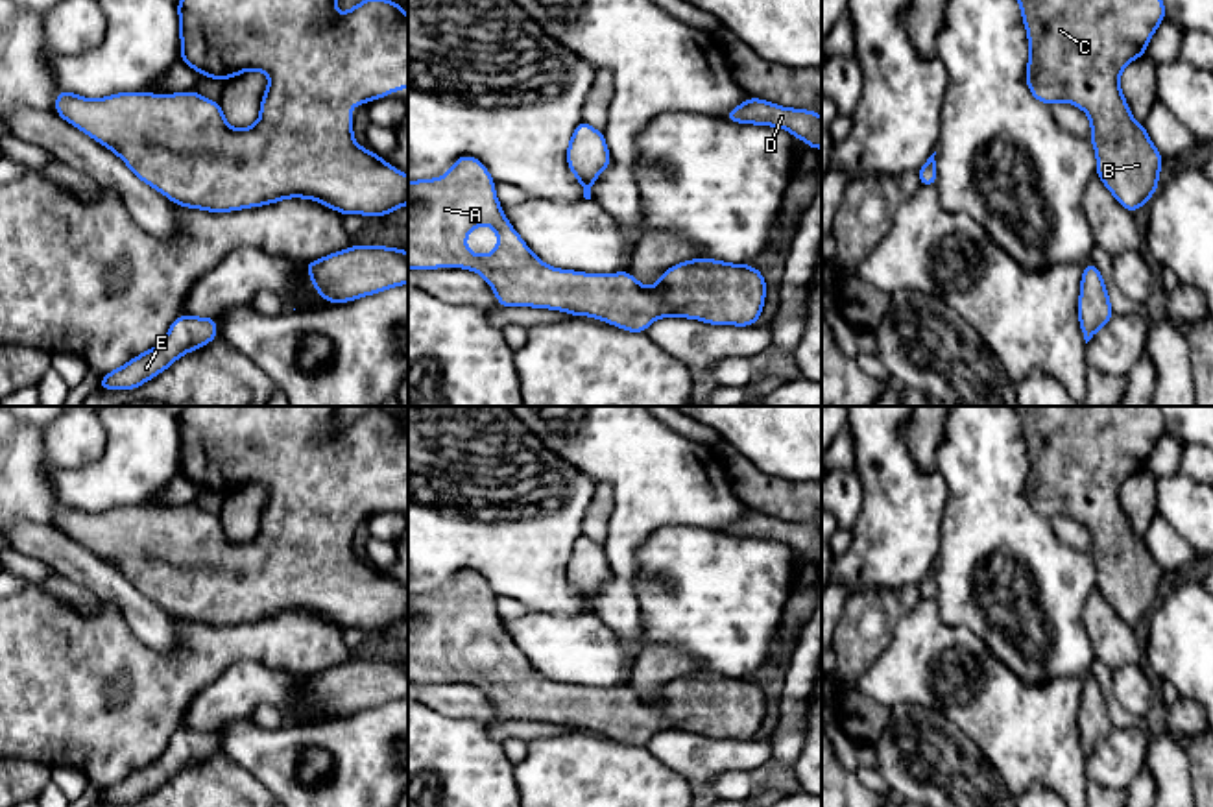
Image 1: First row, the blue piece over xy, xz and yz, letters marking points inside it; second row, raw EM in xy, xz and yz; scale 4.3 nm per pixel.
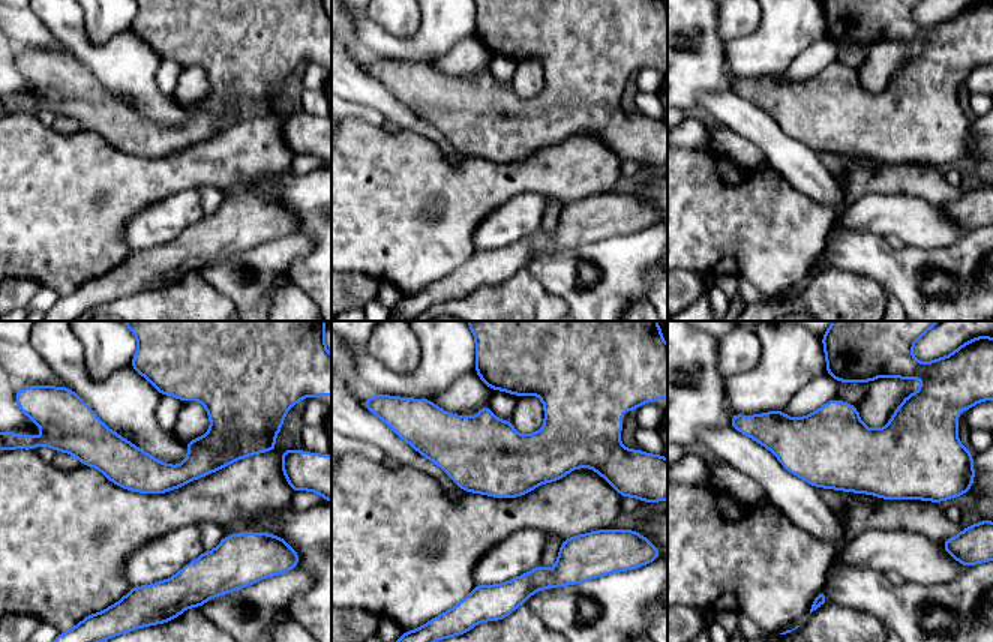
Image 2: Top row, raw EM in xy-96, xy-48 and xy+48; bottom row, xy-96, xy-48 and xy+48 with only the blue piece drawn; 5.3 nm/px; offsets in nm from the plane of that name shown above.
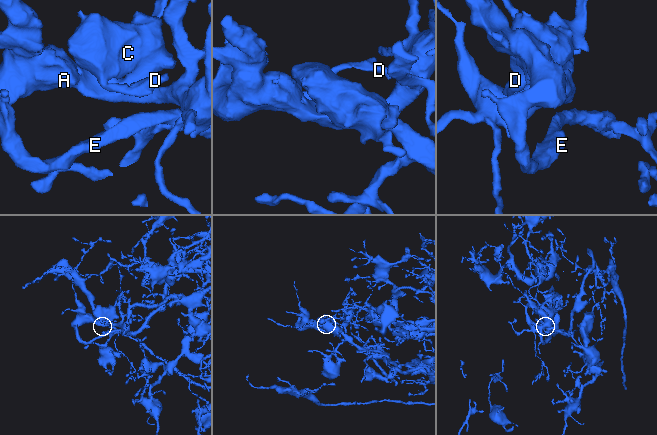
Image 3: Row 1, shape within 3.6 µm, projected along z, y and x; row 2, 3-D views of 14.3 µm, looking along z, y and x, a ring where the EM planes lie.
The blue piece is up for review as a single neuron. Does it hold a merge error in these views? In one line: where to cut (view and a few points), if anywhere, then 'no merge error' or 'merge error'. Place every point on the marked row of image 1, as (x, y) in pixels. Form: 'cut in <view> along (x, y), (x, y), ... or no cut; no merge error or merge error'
no cut; no merge error

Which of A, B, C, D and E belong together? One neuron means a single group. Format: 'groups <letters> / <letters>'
groups A B C D E

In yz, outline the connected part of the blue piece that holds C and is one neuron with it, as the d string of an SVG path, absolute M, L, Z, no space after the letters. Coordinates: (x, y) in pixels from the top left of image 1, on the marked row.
M1017 0L1028 35L1027 85L1036 100L1045 105L1069 102L1084 109L1091 120L1091 144L1097 151L1097 175L1115 199L1128 211L1135 212L1158 190L1161 153L1147 137L1141 122L1130 114L1123 96L1119 76L1132 61L1147 54L1147 44L1156 28L1165 20L1163 0Z

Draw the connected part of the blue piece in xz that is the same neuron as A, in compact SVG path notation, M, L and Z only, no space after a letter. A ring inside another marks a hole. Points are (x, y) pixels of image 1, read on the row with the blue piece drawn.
M462 155L438 179L408 181L408 268L467 268L480 273L497 294L500 307L537 307L565 310L570 316L593 316L630 332L646 332L657 318L679 316L711 325L755 325L764 307L766 283L761 270L748 264L727 264L694 259L668 268L654 288L643 286L630 271L580 273L556 270L539 260L511 227L495 194L495 181L486 164ZM476 225L491 225L498 246L489 255L465 247Z

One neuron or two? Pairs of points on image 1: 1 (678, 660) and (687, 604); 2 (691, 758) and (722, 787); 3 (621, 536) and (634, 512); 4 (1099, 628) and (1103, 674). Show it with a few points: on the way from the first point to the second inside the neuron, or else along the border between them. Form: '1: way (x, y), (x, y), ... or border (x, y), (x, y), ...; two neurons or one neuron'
1: border (637, 660), (650, 645), (674, 645), (698, 671); two neurons
2: border (757, 765), (726, 770), (711, 787); two neurons
3: way (626, 530), (634, 517); one neuron
4: border (1095, 656), (1110, 671); two neurons

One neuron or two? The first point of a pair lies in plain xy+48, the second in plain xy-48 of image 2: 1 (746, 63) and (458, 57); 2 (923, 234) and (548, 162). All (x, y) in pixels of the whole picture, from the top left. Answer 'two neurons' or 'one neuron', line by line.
1: two neurons
2: two neurons

